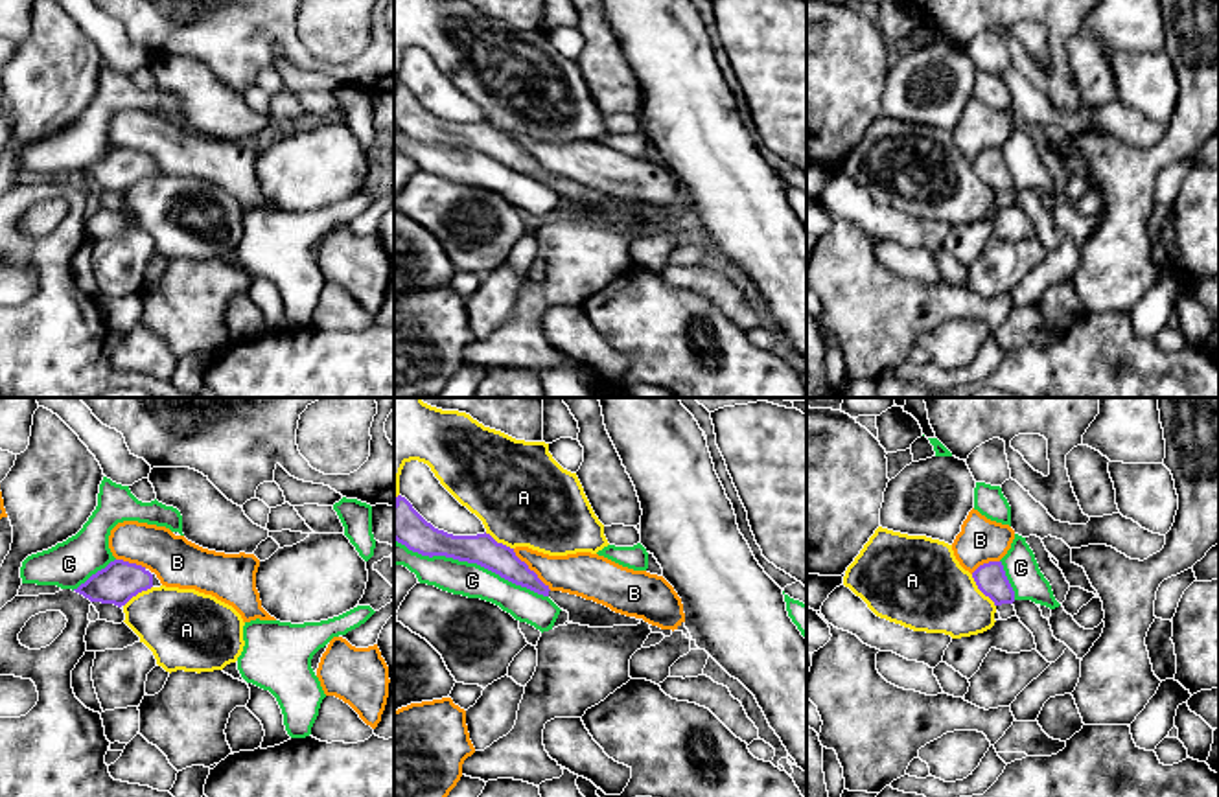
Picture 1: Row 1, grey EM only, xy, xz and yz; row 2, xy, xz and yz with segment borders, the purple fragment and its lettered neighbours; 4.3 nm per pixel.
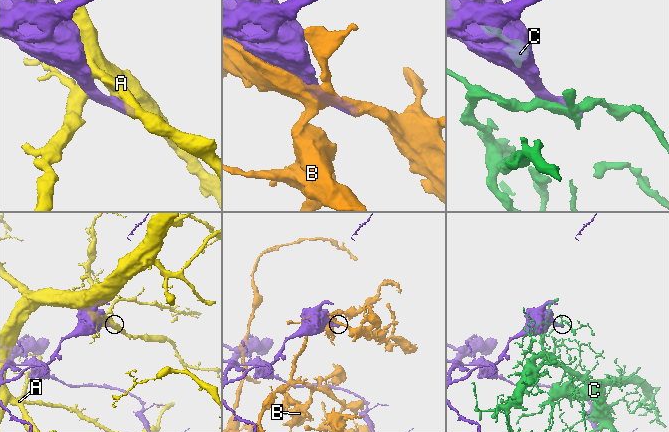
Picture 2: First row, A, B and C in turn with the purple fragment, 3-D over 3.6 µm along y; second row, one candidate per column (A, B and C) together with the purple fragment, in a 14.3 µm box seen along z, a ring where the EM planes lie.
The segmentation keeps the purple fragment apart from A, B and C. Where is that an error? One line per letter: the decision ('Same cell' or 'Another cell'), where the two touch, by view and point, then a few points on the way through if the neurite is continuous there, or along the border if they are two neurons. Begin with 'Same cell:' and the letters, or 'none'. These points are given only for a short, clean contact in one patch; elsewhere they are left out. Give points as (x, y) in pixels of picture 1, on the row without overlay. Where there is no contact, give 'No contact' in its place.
Same cell: none
A: Another cell. Touches purple at yz (982, 179)
B: Another cell. Touches purple at xz (529, 157)
C: Another cell. Touches purple at xz (472, 150)

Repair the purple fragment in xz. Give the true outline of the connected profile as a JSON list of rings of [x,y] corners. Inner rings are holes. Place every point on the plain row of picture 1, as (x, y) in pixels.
[[[398,83],[394,90],[394,127],[422,144],[446,144],[477,151],[501,166],[549,184],[569,201],[569,210],[589,215],[637,214],[641,208],[576,182],[551,179],[514,136],[497,131],[490,121],[453,123],[427,110],[412,92]]]

